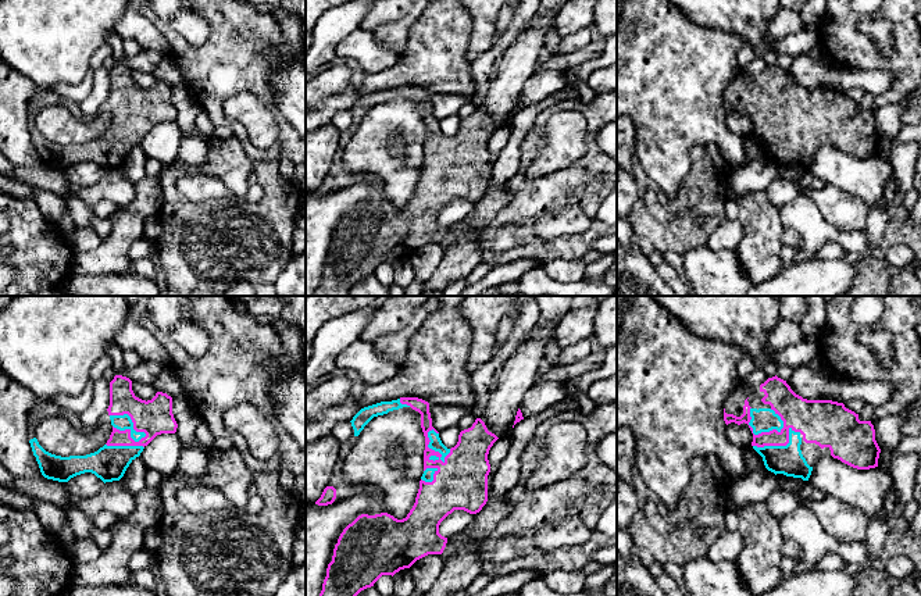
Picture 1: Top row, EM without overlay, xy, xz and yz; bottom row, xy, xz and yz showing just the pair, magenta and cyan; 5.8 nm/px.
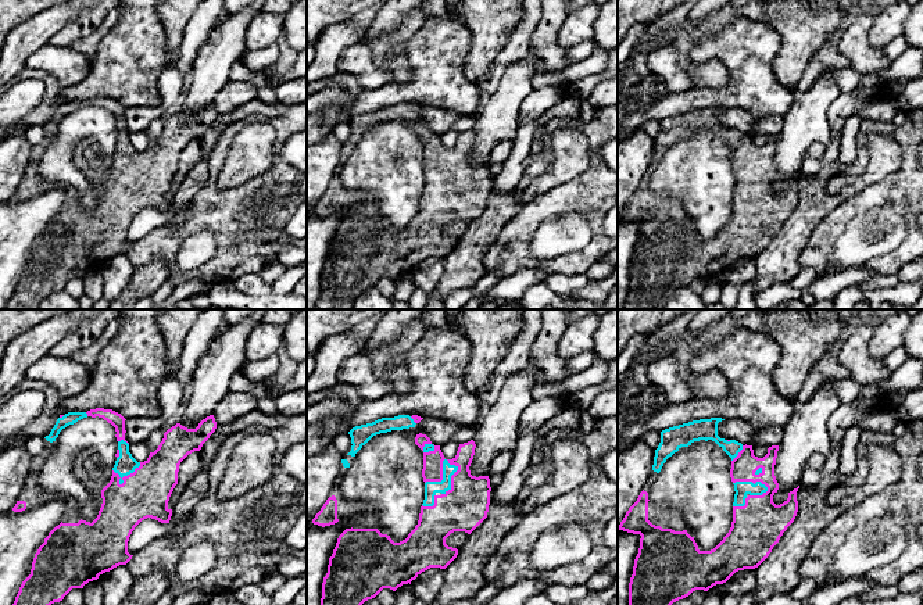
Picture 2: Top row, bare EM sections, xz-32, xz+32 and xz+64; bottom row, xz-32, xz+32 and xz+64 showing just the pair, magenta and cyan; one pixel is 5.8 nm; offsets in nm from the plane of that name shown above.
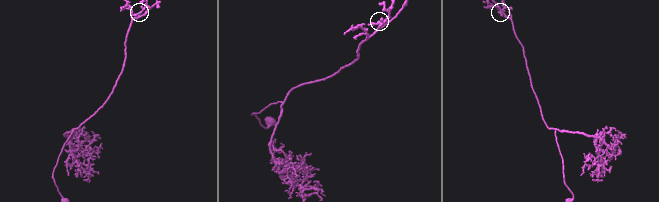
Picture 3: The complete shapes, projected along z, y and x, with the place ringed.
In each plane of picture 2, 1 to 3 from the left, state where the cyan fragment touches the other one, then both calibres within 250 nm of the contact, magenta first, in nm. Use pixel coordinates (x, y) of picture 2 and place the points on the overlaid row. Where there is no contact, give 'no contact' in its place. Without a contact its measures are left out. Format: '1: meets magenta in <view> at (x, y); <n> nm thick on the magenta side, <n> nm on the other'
1: meets magenta in xz-32 at (131, 473); 280 nm thick on the magenta side, 120 nm on the other
2: meets magenta in xz+32 at (442, 471); 260 nm thick on the magenta side, 80 nm on the other
3: meets magenta in xz+64 at (751, 480); 280 nm thick on the magenta side, 90 nm on the other

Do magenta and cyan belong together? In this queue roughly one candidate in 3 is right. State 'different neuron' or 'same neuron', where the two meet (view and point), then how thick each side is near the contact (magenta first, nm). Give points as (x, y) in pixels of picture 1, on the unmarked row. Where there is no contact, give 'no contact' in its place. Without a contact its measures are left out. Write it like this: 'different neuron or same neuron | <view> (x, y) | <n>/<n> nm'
same neuron | xy (131, 107) | 200/90 nm

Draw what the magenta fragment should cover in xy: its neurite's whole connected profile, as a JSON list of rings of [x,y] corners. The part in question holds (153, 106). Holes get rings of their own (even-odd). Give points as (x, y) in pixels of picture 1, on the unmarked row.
[[[115,64],[110,71],[110,94],[107,97],[113,121],[107,132],[97,140],[86,144],[61,146],[46,140],[36,126],[31,128],[31,136],[40,161],[44,167],[68,171],[71,167],[92,161],[104,172],[119,169],[129,153],[140,144],[143,138],[161,122],[175,122],[178,113],[172,103],[172,86],[167,82],[157,81],[151,89],[142,89],[132,79],[132,69],[122,64]]]

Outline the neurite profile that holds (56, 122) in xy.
[[[53,103],[40,110],[35,125],[49,142],[69,146],[86,144],[103,136],[113,121],[110,111],[100,111],[89,118],[75,117],[64,104]]]

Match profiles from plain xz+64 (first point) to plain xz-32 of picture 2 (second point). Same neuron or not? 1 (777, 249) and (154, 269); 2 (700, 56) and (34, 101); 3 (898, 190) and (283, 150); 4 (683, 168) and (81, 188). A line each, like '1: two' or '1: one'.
1: one
2: two
3: two
4: one

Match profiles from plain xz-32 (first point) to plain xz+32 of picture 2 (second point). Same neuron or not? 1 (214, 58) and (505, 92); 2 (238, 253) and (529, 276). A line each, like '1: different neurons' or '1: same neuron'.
1: same neuron
2: different neurons

